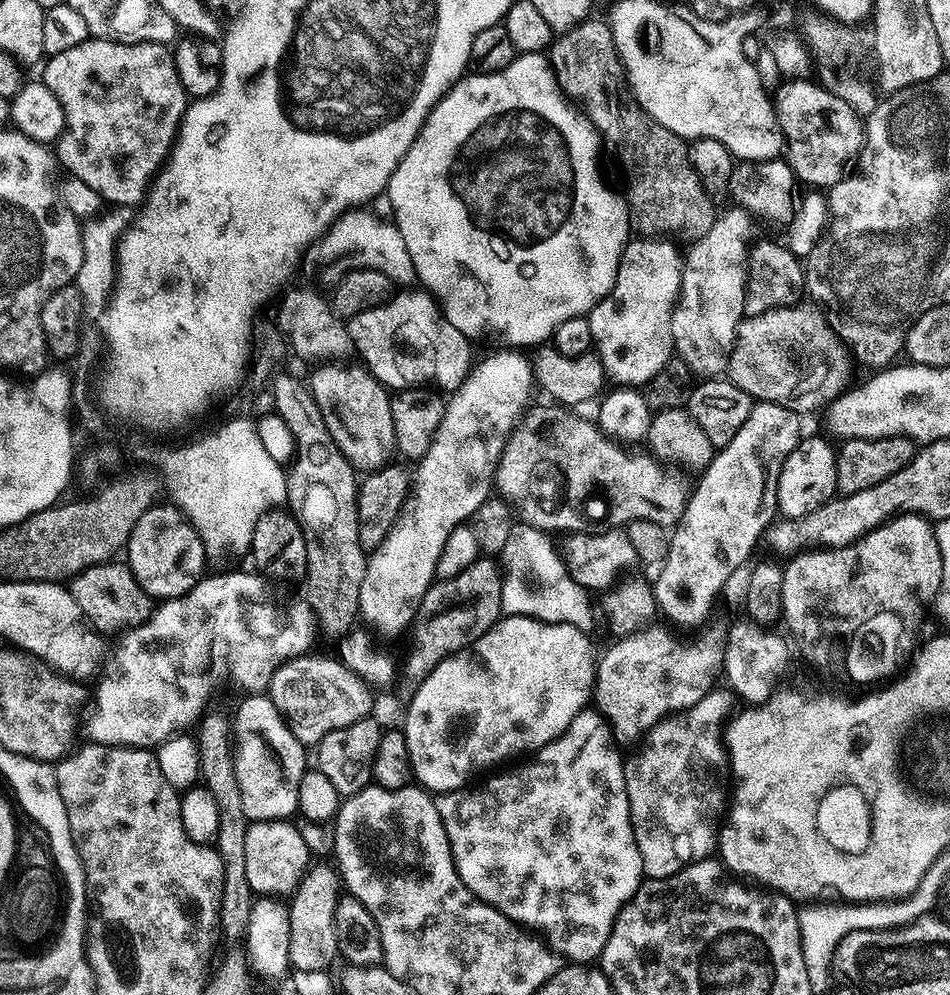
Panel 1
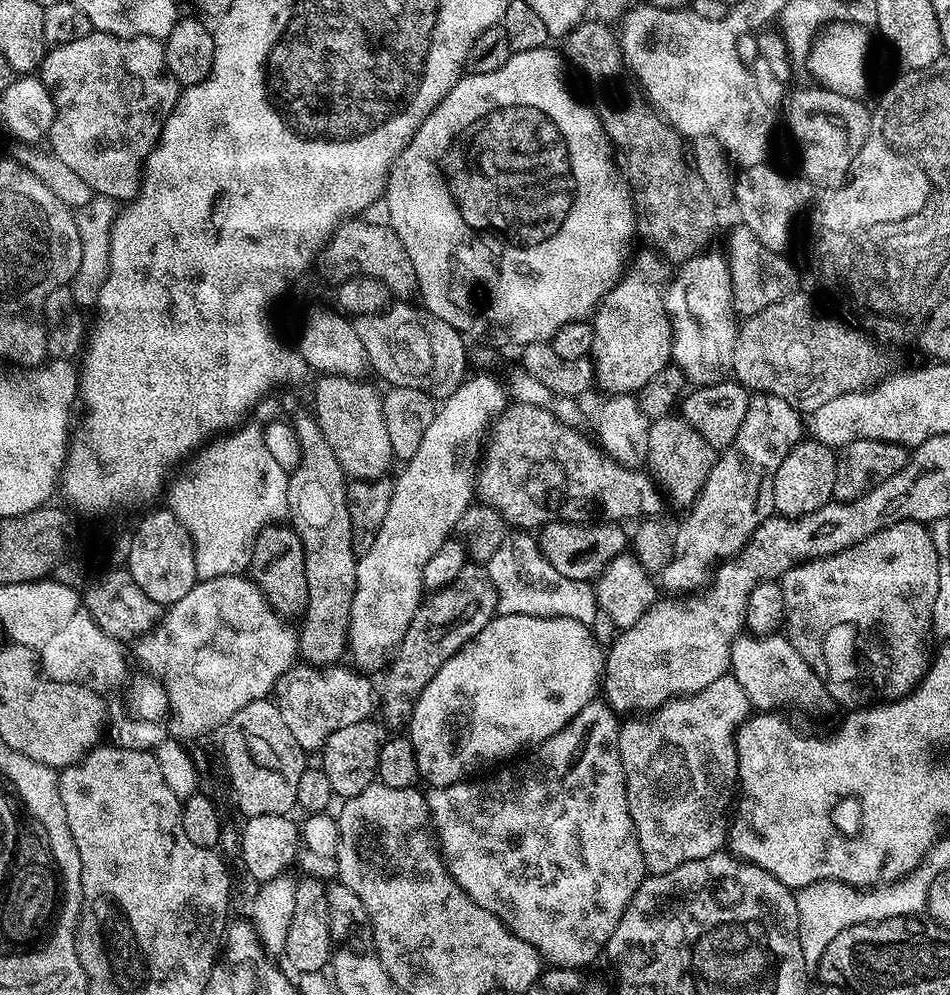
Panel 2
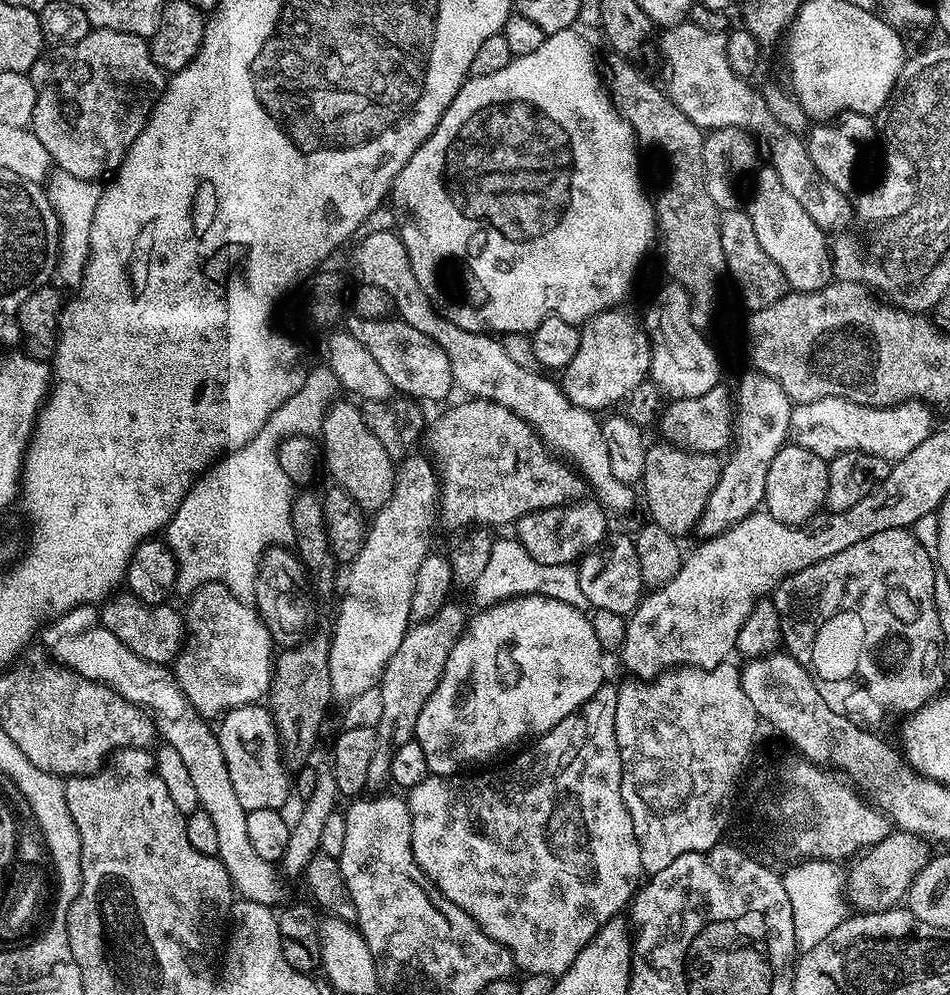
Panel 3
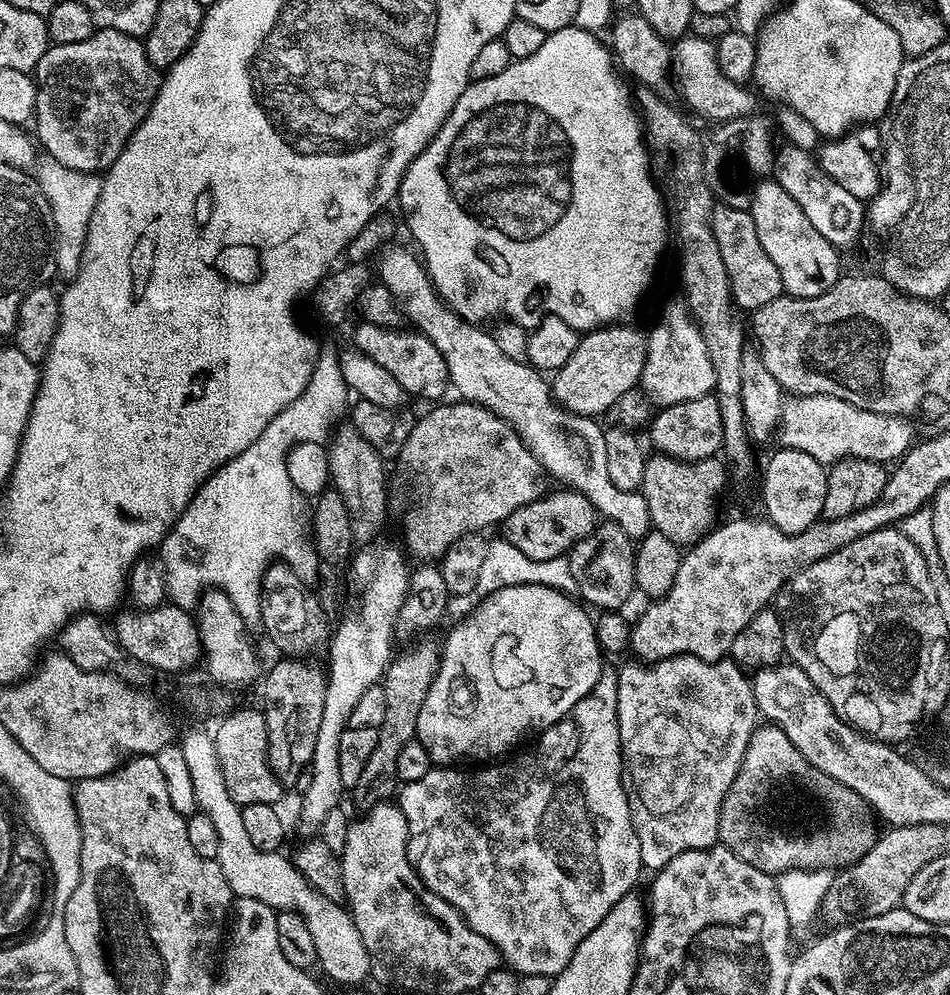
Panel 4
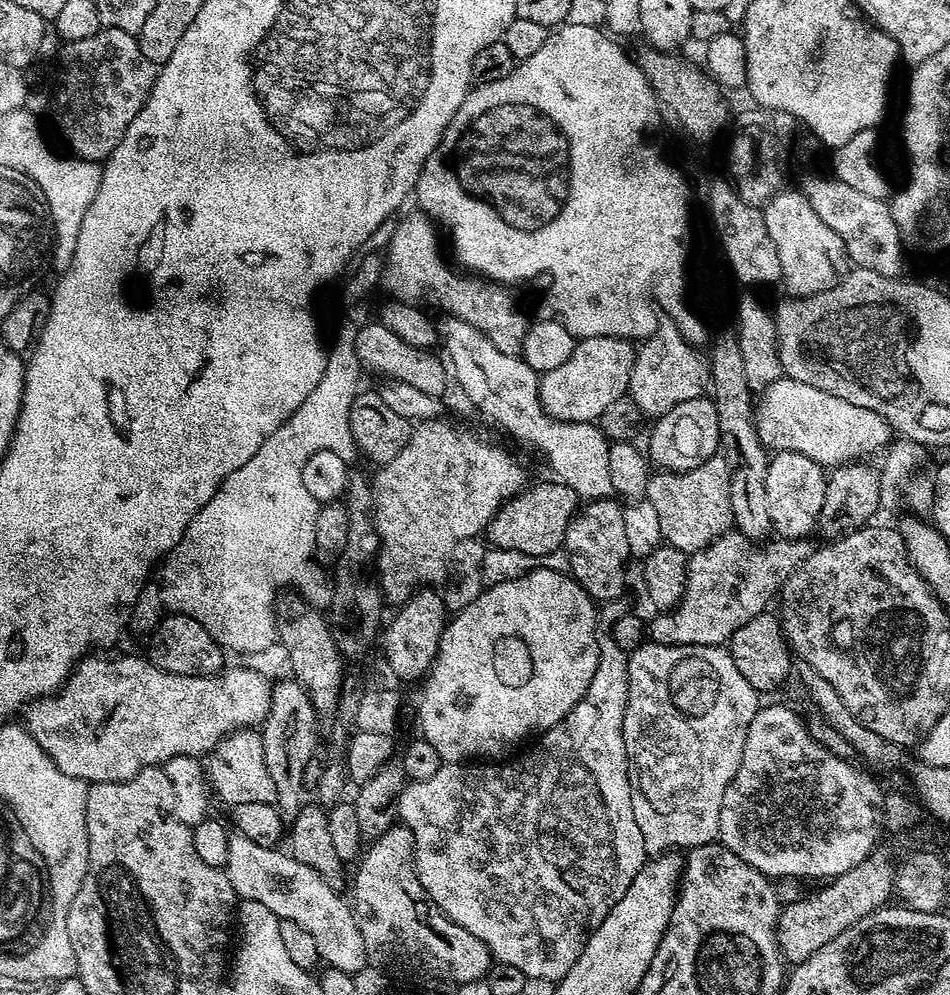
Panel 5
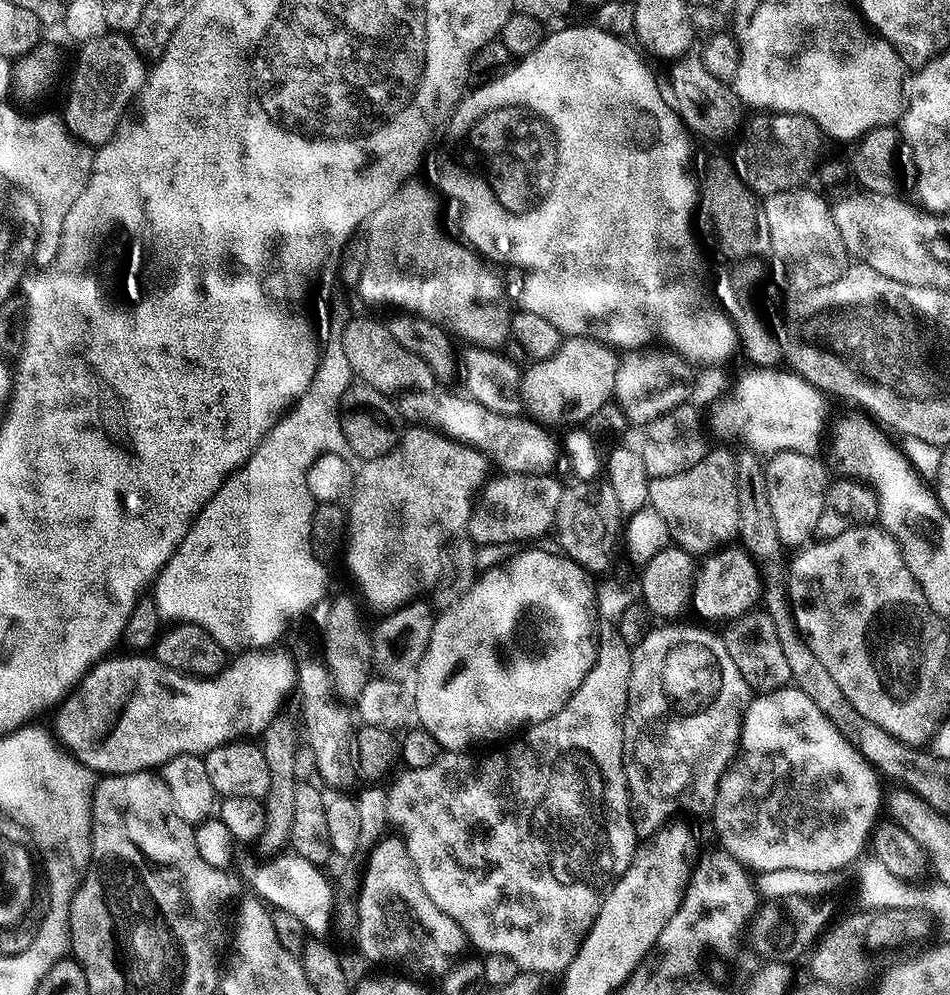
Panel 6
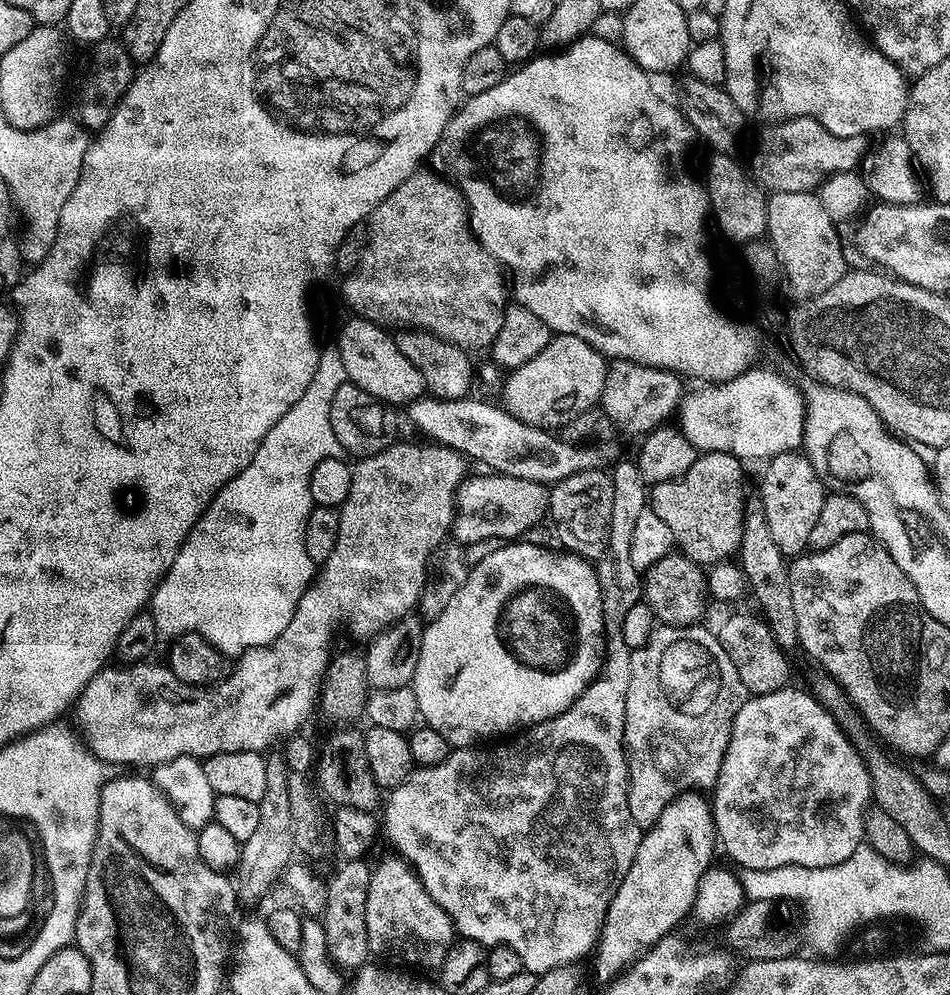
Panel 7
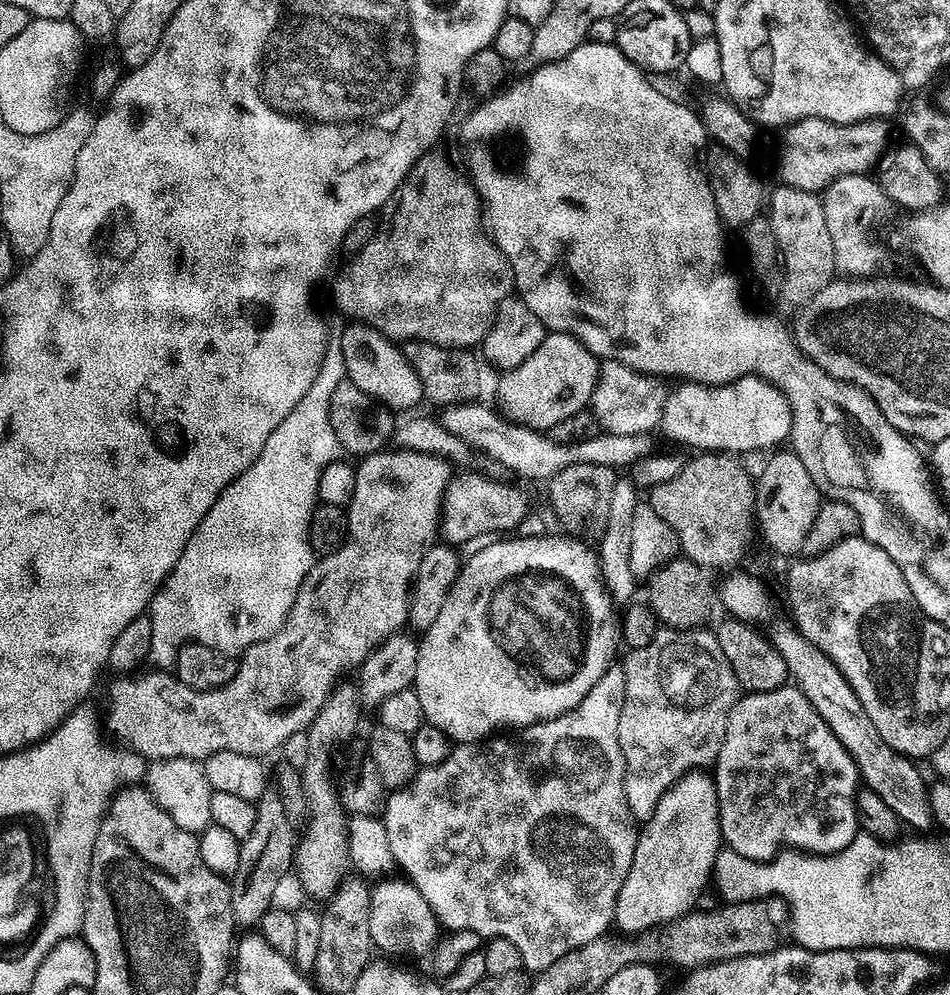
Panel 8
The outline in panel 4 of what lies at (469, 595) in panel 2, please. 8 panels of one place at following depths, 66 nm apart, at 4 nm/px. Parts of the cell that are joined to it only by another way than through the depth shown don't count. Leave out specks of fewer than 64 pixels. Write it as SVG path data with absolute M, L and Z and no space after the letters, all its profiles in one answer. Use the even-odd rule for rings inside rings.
M412 648L388 665L383 675L382 687L385 694L385 717L378 729L378 746L374 754L370 754L366 767L362 770L362 778L358 778L350 796L360 810L373 808L375 804L391 801L398 792L398 753L406 742L416 739L418 714L422 710L422 702L426 702L426 694L434 682L436 672L440 669L441 653L432 648Z

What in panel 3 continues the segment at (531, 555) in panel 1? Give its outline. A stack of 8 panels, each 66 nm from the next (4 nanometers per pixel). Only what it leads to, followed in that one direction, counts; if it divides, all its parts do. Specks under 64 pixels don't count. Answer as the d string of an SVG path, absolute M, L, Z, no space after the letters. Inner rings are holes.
M515 538L493 539L490 559L474 586L475 607L483 610L493 604L500 604L503 600L510 600L513 596L549 596L558 602L583 609L588 604L588 599L586 594L582 594L582 586L578 586L576 573L577 569L572 566L538 562Z

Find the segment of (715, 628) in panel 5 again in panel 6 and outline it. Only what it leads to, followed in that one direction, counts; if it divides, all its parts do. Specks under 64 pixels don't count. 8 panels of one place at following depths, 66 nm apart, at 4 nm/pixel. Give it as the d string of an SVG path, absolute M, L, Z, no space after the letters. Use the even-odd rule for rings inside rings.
M725 546L709 555L707 559L699 565L695 576L695 590L692 595L691 605L697 614L704 620L724 620L731 622L744 616L747 612L753 611L757 607L758 597L762 588L758 583L758 569L752 558L740 546Z

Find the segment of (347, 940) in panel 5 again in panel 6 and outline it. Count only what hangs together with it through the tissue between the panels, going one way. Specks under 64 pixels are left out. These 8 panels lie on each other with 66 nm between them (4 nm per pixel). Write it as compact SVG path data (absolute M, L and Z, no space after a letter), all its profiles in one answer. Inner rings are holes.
M281 854L264 863L254 876L255 895L273 909L281 908L286 914L294 914L302 922L307 933L324 938L334 924L334 884L323 876L317 865L306 862L306 858L295 854Z

